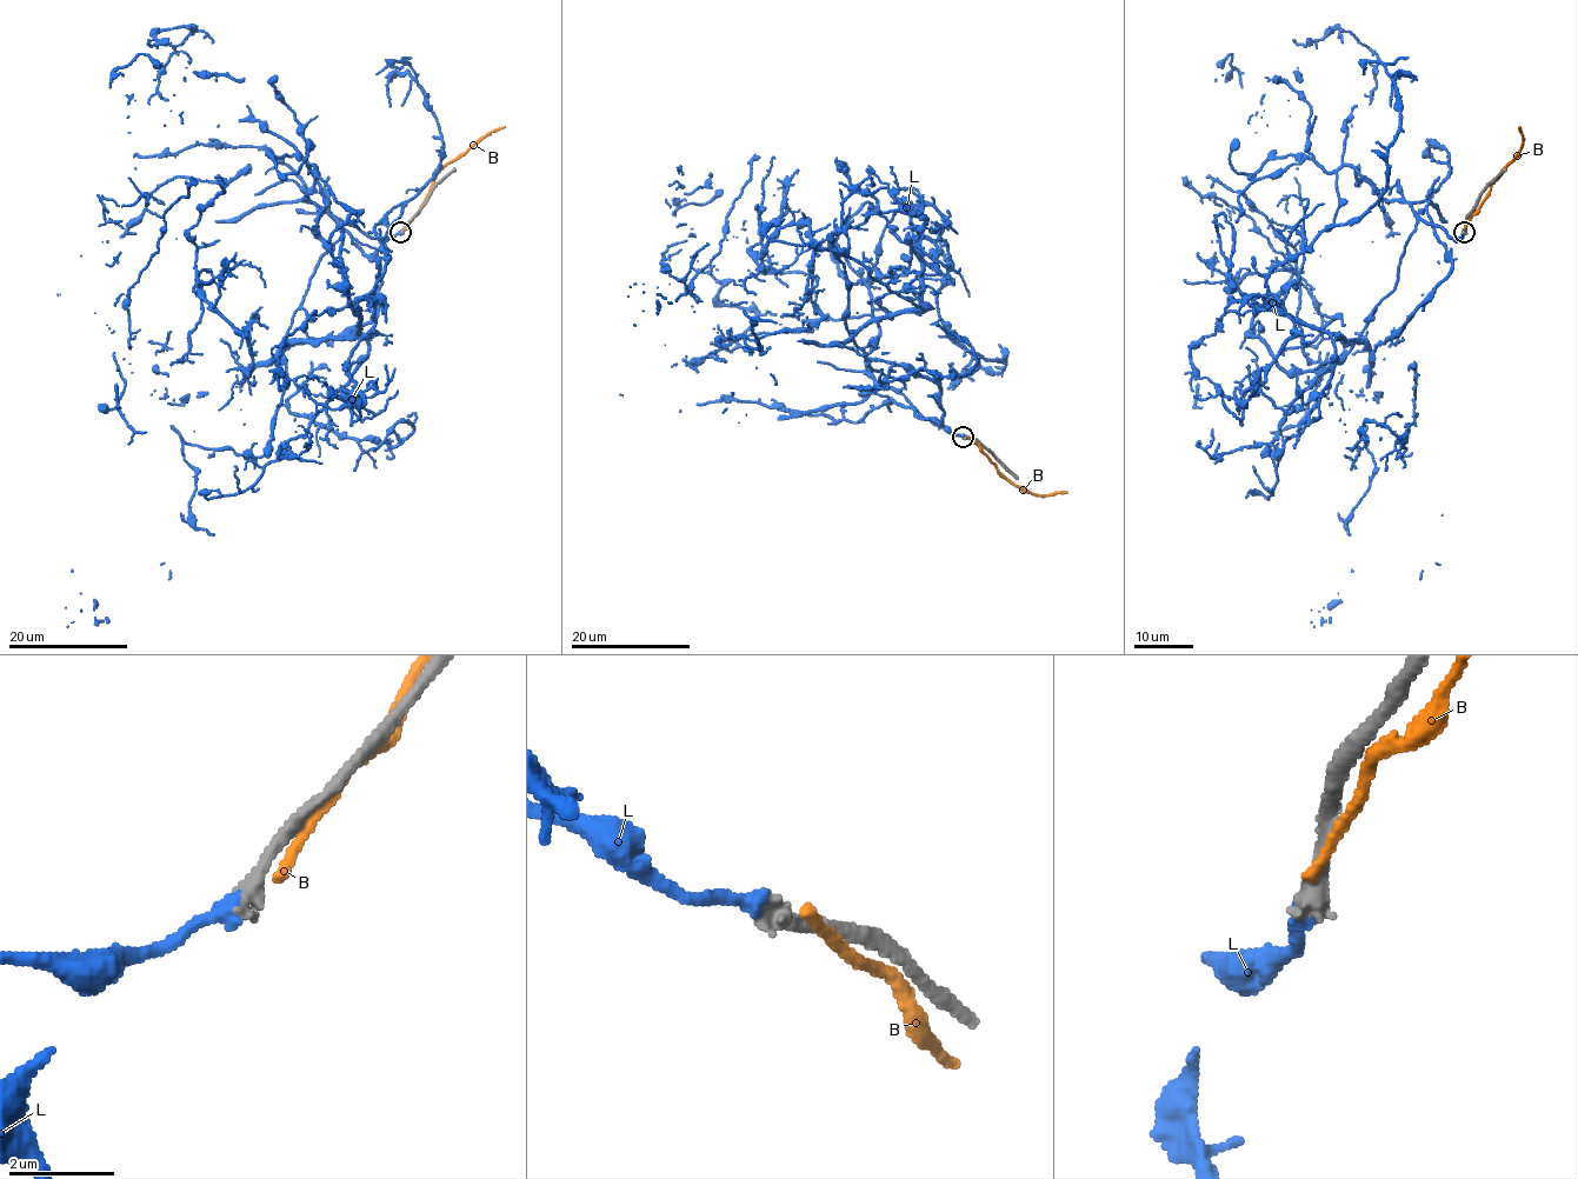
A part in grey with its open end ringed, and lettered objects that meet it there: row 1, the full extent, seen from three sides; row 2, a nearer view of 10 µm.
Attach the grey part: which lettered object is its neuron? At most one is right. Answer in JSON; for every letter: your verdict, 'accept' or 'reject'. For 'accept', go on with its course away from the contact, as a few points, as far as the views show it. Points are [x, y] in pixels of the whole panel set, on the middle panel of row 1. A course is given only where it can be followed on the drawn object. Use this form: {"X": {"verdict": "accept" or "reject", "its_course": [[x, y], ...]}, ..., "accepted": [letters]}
{"B": {"verdict": "reject"}, "L": {"verdict": "accept", "its_course": [[964, 437], [850, 334], [919, 304], [923, 219], [787, 224], [759, 268], [727, 232], [676, 300], [678, 171]]}, "accepted": ["L"]}

